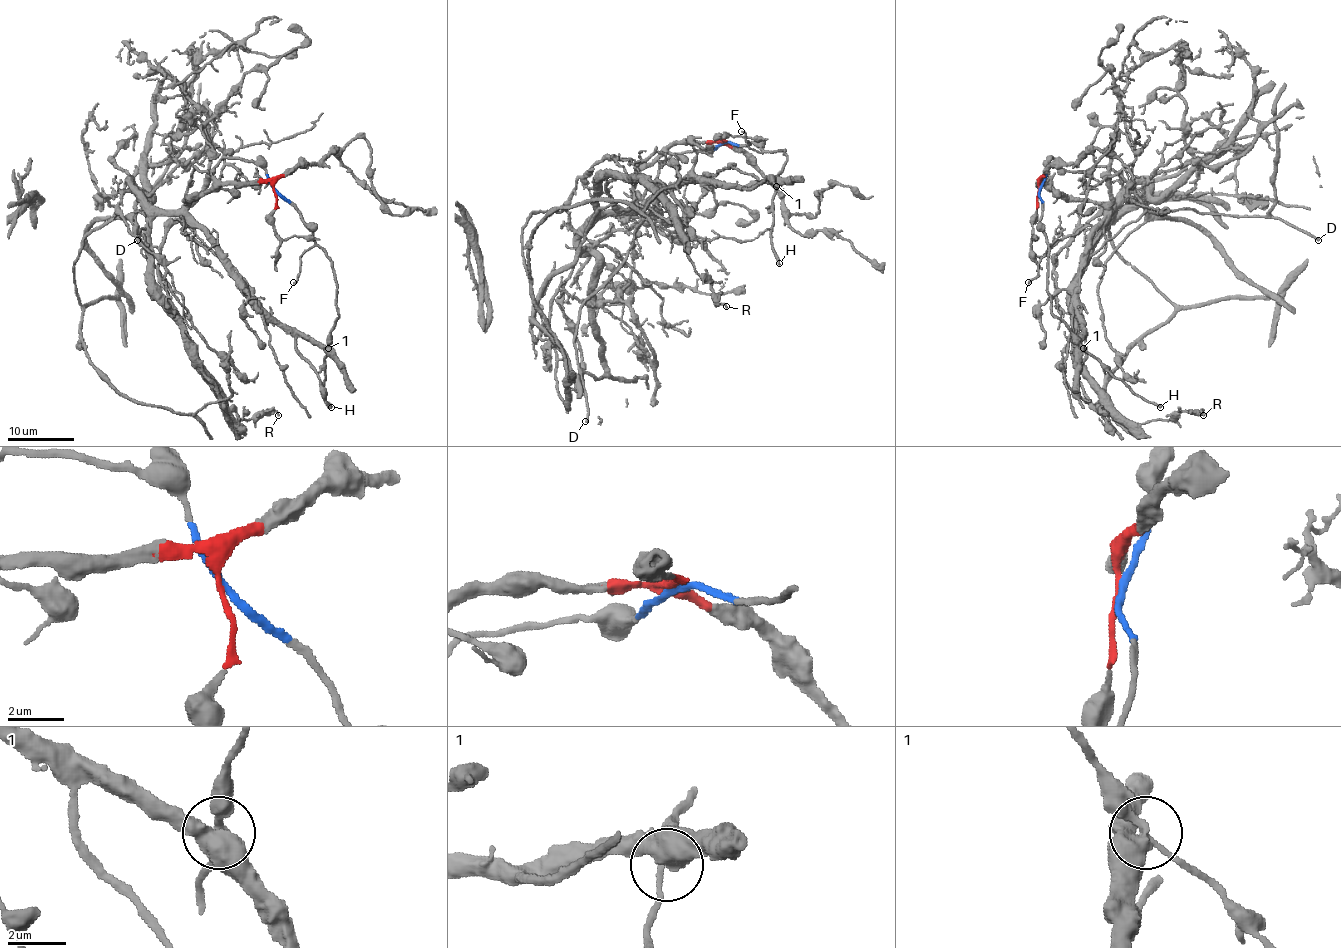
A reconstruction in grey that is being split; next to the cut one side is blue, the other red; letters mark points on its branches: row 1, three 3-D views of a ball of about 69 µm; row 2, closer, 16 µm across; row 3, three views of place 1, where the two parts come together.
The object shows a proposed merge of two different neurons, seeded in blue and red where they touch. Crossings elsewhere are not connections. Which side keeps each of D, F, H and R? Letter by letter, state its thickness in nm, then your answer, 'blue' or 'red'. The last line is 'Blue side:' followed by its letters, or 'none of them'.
D: 200 nm thick; blue
F: 140 nm thick; blue
H: 220 nm thick; blue
R: 140 nm thick; red
Blue side: D, F, H

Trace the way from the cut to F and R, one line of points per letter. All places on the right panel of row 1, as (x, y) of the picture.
F: (1039, 190), (1043, 211), (1039, 225), (1049, 248), (1038, 264), (1038, 274), (1028, 283)
R: (1039, 190), (1044, 181), (1104, 213), (1074, 293), (1074, 358), (1099, 392), (1139, 424), (1182, 411), (1204, 416)

